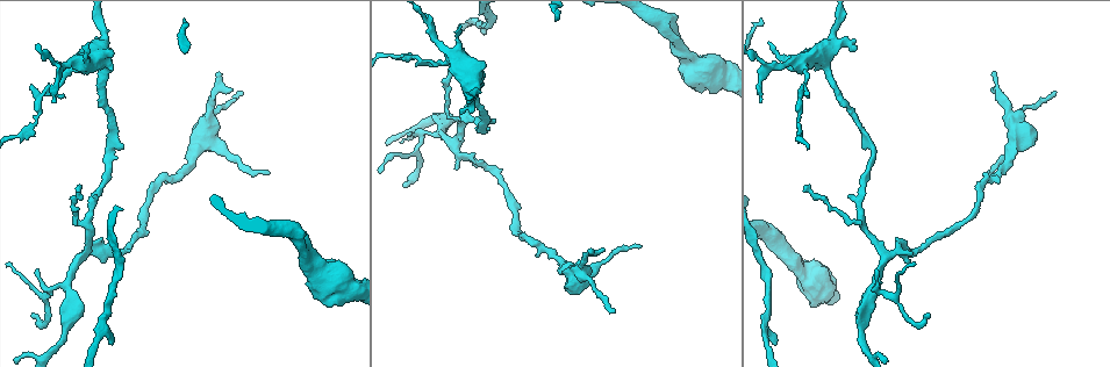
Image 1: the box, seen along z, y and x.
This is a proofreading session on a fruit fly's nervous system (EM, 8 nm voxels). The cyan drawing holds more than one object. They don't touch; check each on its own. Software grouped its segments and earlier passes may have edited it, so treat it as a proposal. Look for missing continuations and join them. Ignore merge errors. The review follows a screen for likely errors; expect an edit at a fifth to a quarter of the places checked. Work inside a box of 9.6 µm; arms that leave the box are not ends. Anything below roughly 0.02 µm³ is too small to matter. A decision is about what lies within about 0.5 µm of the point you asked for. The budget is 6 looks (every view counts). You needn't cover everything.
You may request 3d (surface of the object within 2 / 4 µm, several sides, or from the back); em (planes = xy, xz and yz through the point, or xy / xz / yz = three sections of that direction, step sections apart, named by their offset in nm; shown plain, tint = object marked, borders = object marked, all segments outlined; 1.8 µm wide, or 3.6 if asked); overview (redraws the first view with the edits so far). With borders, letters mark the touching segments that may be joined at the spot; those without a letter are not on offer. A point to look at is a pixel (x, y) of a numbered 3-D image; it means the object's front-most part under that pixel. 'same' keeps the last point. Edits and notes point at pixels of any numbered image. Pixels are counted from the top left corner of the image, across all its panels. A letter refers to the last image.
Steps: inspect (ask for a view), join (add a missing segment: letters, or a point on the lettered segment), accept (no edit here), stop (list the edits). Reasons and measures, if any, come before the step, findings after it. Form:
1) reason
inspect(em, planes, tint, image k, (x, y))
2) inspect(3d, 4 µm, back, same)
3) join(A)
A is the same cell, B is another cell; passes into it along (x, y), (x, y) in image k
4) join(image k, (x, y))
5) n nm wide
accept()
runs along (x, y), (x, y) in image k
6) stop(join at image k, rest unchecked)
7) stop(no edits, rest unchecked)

branch stops here
inspect(em, xy, step 4, tint, image 1, (804, 186))

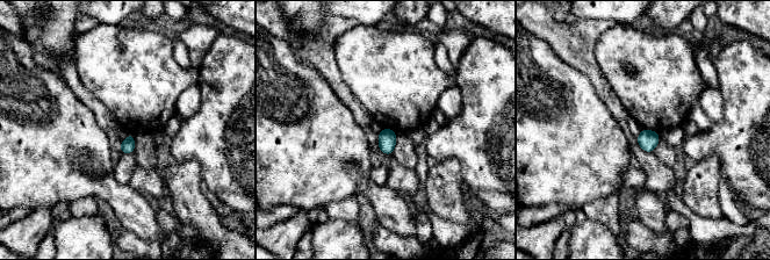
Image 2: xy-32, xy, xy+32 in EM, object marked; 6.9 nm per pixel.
another direction
inspect(em, planes, borders, same)

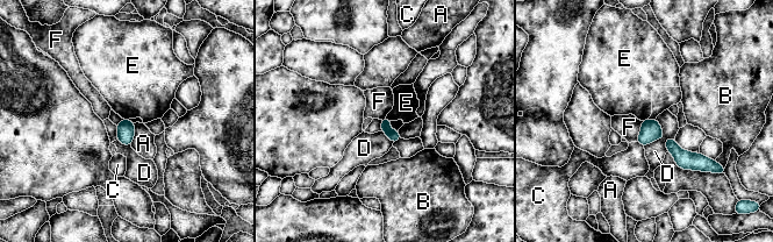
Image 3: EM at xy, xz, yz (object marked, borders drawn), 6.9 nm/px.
accept()
A, B, C, D, E and F are other cells; border along (643, 121), (641, 133), (635, 141) in image 3; none of them fits

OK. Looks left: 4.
three-way junction
inspect(em, planes, tint, image 1, (70, 282))

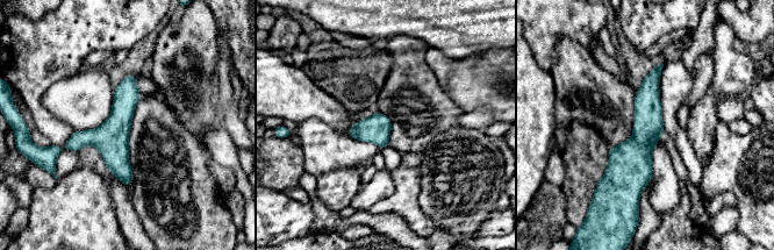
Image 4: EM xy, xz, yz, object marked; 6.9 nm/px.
what lies round it
inspect(em, planes, borders, same)

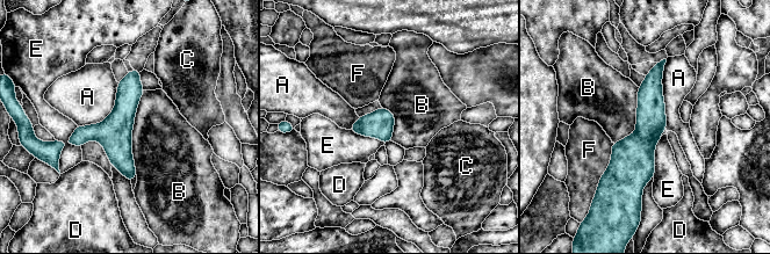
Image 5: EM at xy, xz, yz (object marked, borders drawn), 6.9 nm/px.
B touches over 600 nm
accept()
A, B, C, D, E and F are other cells; none of them fits

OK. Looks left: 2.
branch stops here
inspect(3d, 4 µm, image 1, (461, 114))

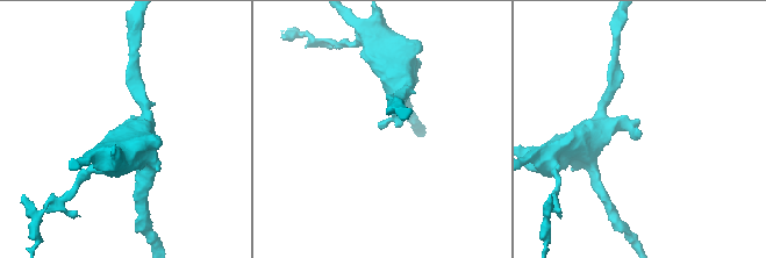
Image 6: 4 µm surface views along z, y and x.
now the EM
inspect(em, planes, borders, image 6, (641, 135))

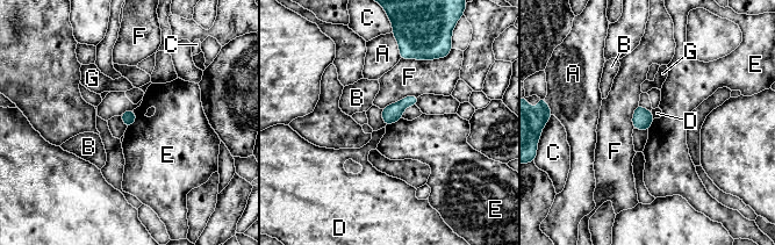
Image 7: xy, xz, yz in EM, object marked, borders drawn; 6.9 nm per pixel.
F touches over 260 nm
accept()
A, B, C, D, E, F and G are other cells; border along (134, 110), (135, 119), (127, 128) in image 7; none of them fits

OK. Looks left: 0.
stop(no edits, rest unchecked)

